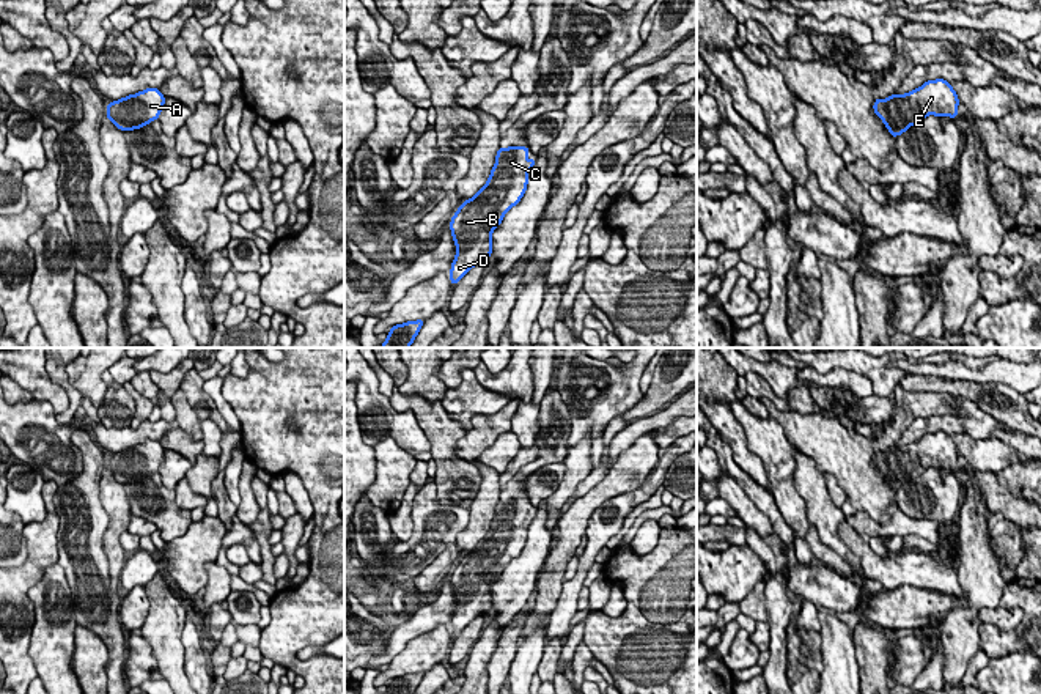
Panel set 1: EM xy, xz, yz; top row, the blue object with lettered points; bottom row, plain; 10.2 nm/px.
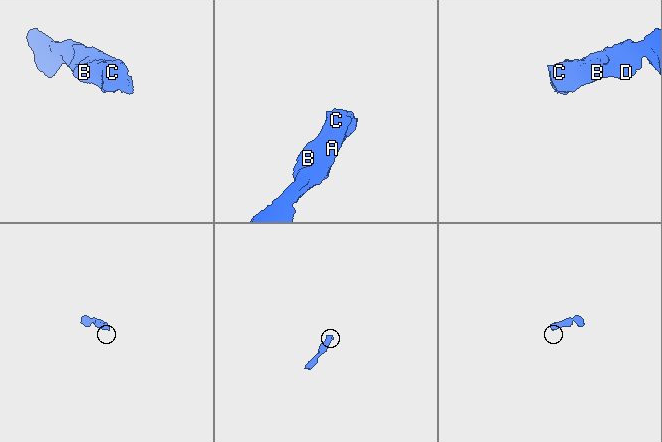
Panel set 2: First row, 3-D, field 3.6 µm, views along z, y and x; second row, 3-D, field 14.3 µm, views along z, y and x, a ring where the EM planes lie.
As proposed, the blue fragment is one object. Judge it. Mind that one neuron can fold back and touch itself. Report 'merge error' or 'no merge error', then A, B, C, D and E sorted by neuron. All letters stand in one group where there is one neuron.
no merge error | A B C D E

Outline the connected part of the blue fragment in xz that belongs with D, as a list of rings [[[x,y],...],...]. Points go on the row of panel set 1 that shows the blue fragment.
[[[528,146],[498,148],[486,184],[451,217],[450,230],[458,249],[450,269],[451,285],[492,255],[492,231],[527,190],[528,173],[536,164],[527,157],[528,153]]]

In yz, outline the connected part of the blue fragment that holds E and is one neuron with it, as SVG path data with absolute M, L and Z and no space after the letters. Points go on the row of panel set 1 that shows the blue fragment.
M944 79L926 80L921 87L904 93L877 98L874 113L882 120L892 137L898 137L928 115L958 118L959 98Z

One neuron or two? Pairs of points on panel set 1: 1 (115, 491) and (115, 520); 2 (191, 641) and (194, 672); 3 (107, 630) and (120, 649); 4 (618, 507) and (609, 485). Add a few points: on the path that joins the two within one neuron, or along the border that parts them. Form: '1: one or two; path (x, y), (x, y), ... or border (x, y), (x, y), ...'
1: one; path (115, 498), (115, 513)
2: one; path (192, 649), (194, 664)
3: one; path (112, 634), (117, 644)
4: two; border (647, 479), (637, 488), (607, 498), (587, 521)

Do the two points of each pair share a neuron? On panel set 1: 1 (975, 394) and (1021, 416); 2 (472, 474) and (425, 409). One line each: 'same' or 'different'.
1: same
2: same

